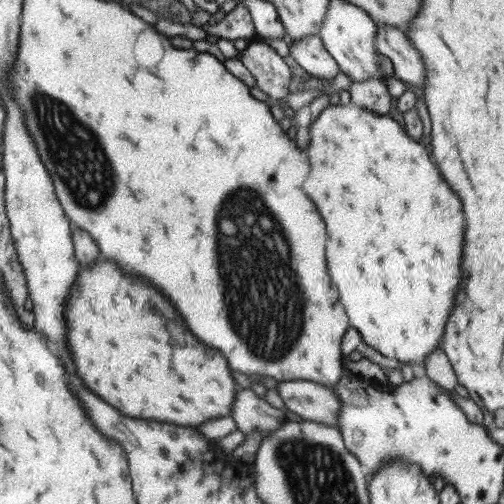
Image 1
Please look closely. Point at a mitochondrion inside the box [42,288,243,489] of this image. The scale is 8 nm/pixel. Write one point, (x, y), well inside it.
(159, 304)

